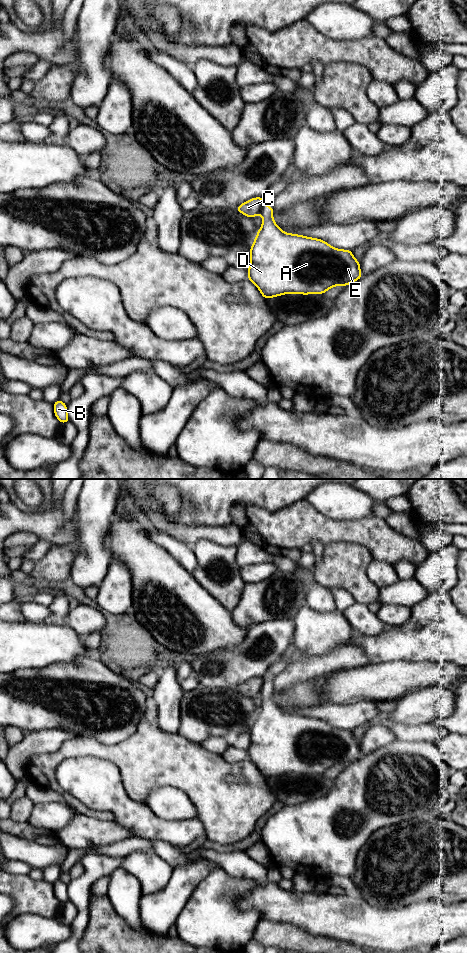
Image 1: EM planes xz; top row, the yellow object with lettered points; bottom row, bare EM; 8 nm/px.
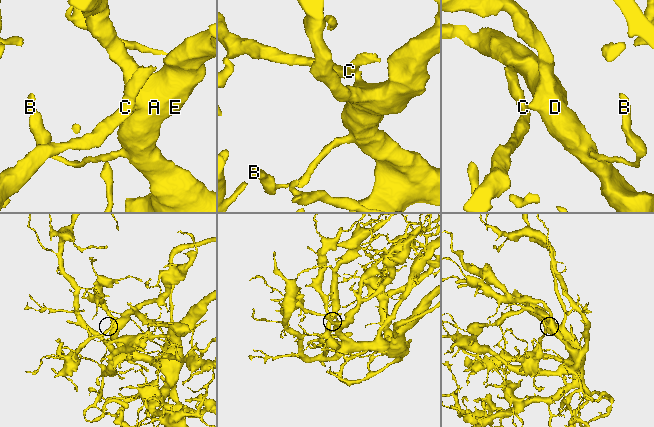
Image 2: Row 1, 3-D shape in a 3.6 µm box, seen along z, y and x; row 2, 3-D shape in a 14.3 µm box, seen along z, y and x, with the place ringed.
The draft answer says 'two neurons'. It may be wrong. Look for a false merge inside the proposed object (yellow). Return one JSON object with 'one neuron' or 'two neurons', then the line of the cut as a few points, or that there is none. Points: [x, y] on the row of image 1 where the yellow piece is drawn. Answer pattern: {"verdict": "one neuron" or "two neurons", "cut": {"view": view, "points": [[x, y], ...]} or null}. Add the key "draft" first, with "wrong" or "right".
{"draft": "right", "verdict": "two neurons", "cut": {"view": "xz", "points": [[264, 203], [259, 213]]}}

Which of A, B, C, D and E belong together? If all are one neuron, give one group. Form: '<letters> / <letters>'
A B D E / C

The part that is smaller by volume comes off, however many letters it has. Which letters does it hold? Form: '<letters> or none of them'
C

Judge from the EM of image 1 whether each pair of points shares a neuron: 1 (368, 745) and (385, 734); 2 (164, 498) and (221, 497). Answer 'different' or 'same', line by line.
1: same
2: different

